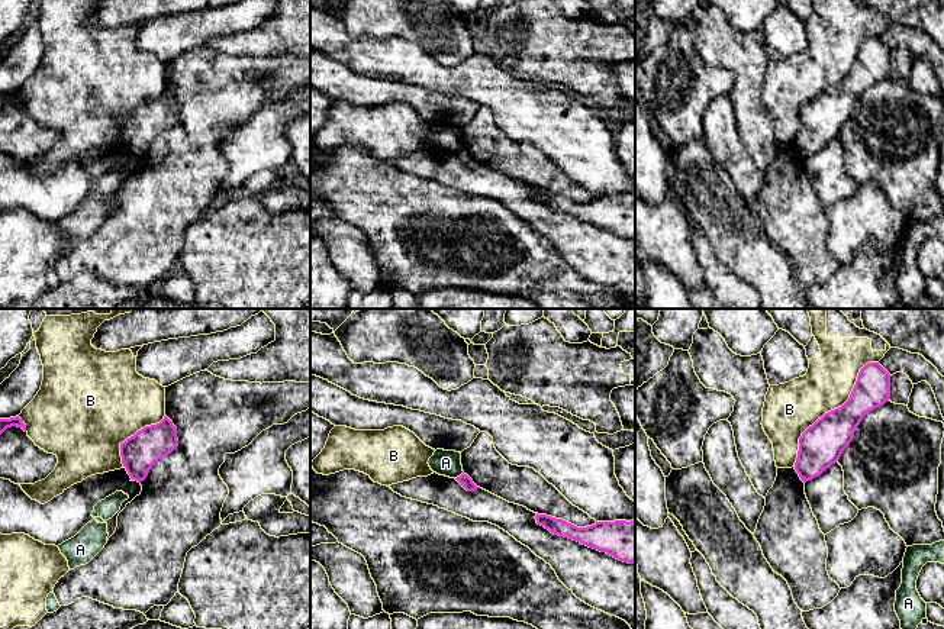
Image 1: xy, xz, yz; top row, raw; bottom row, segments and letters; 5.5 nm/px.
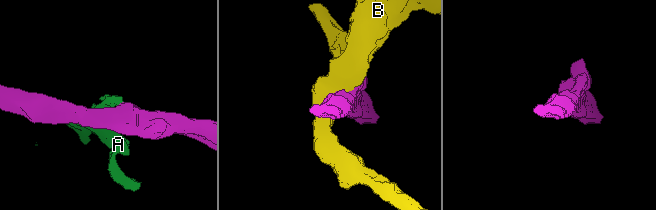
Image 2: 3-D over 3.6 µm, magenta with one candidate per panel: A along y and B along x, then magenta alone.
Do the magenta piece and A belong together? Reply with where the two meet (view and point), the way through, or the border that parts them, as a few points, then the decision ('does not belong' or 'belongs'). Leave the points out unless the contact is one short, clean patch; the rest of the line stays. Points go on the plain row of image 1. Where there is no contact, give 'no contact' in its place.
xz (460, 151) | along xz (463, 147), (456, 154) | does not belong

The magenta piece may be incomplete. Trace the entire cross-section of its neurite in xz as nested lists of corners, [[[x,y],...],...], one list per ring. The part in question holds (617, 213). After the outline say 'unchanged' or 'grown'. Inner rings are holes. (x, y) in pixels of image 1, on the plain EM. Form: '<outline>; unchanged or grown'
[[[537,188],[535,194],[554,210],[577,216],[619,236],[635,239],[635,196],[596,197],[587,203],[577,203],[547,190]]]; unchanged

